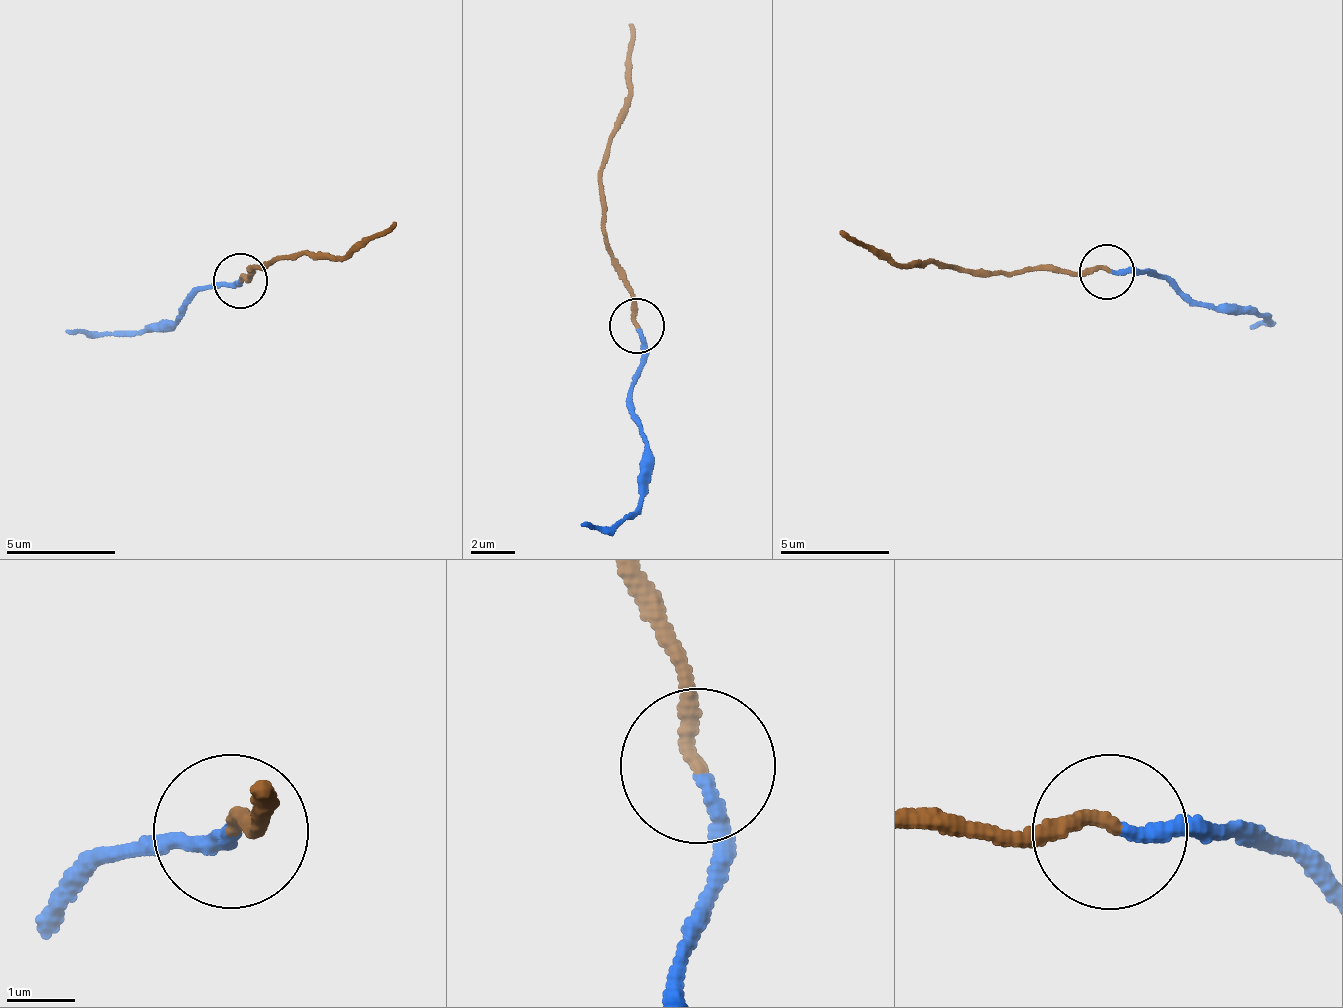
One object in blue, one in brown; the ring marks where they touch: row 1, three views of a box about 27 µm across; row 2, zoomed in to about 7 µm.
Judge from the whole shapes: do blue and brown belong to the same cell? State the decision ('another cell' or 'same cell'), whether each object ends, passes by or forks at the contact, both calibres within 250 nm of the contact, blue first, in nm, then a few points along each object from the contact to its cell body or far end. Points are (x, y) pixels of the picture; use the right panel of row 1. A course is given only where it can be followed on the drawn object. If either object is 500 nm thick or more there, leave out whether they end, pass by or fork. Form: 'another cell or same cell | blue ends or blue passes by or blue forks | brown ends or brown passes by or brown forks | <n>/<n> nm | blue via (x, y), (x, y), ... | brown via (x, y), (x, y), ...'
same cell | blue ends | brown ends | 200/200 nm | blue via (1107, 270), (1171, 277), (1195, 301), (1257, 312), (1267, 320), (1250, 330) | brown via (1107, 270), (1054, 268), (1007, 274), (887, 263), (843, 229)

